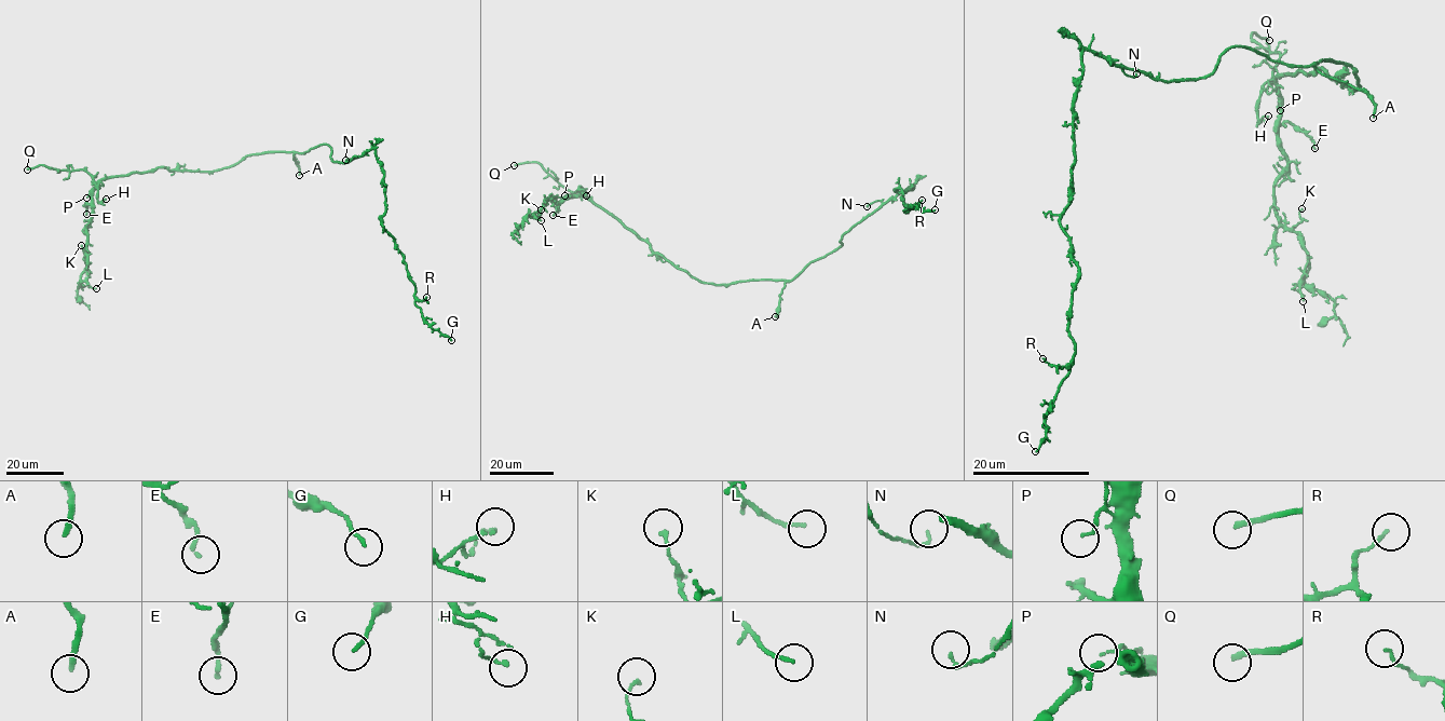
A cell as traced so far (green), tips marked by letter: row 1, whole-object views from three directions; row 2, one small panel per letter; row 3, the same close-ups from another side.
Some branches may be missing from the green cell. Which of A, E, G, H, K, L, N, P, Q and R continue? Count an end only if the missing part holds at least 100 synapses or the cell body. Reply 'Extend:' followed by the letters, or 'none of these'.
Extend: A, Q

